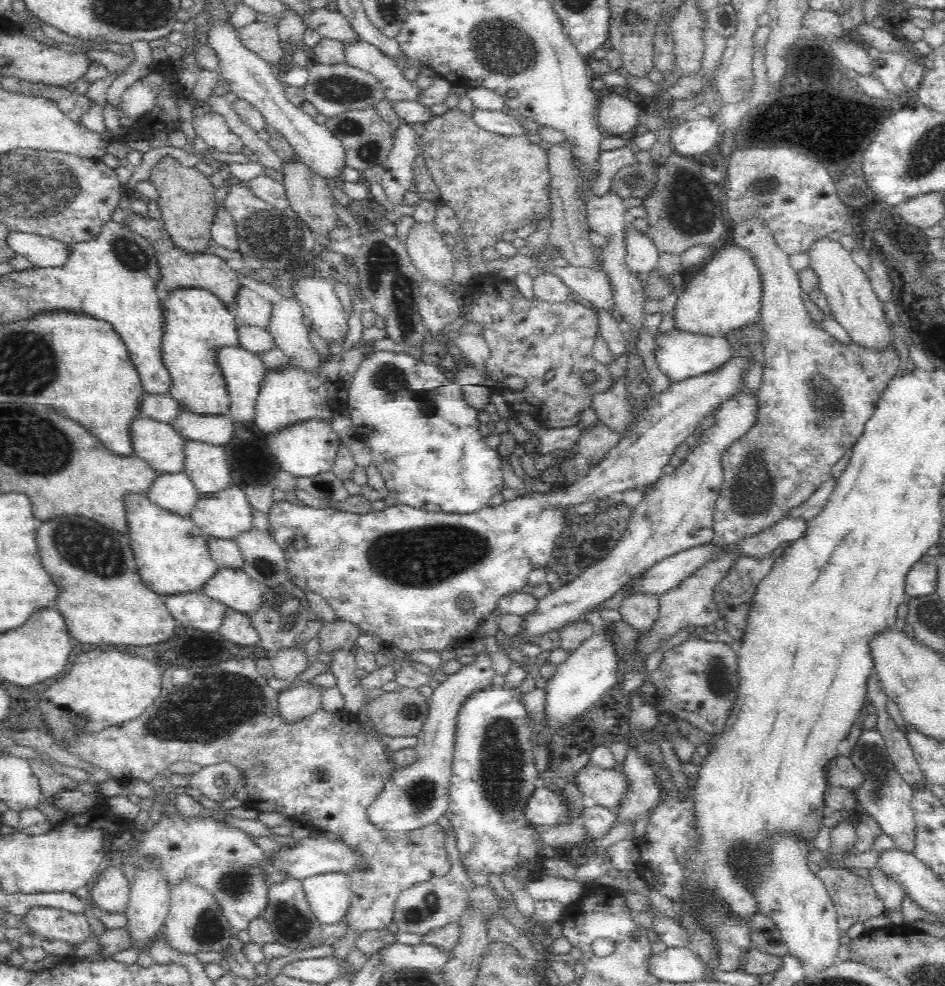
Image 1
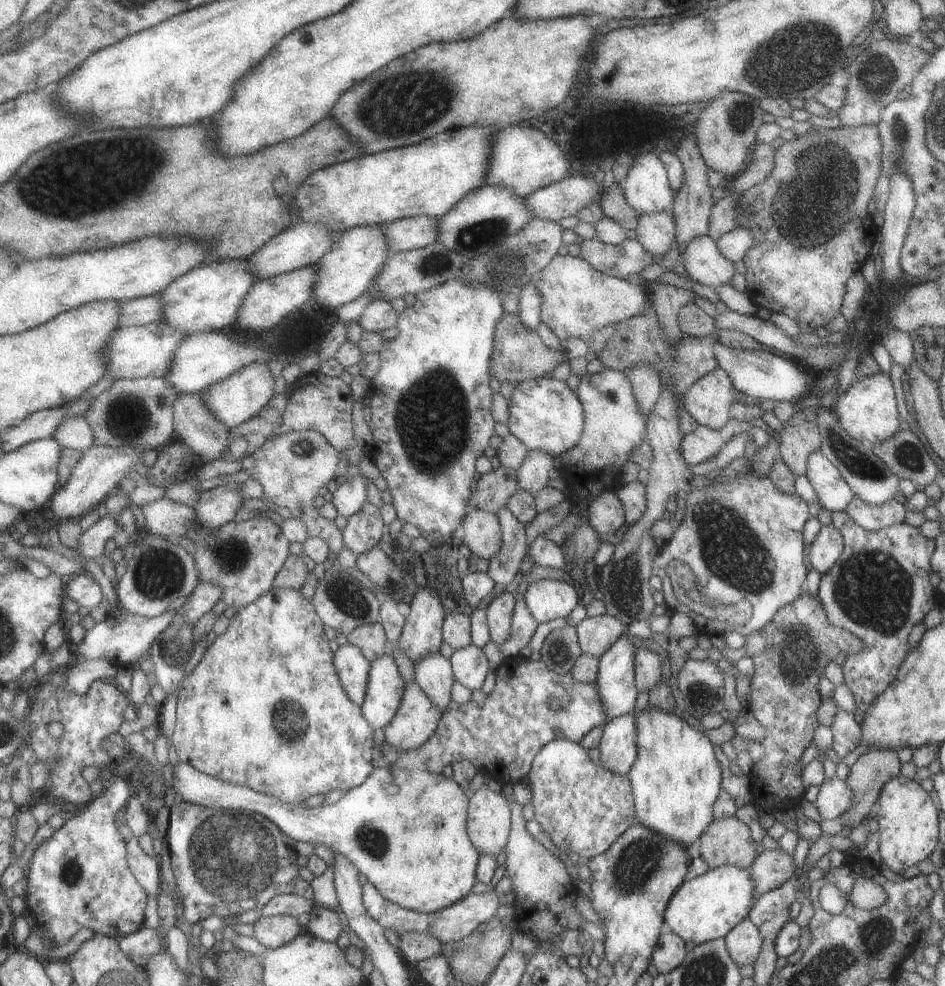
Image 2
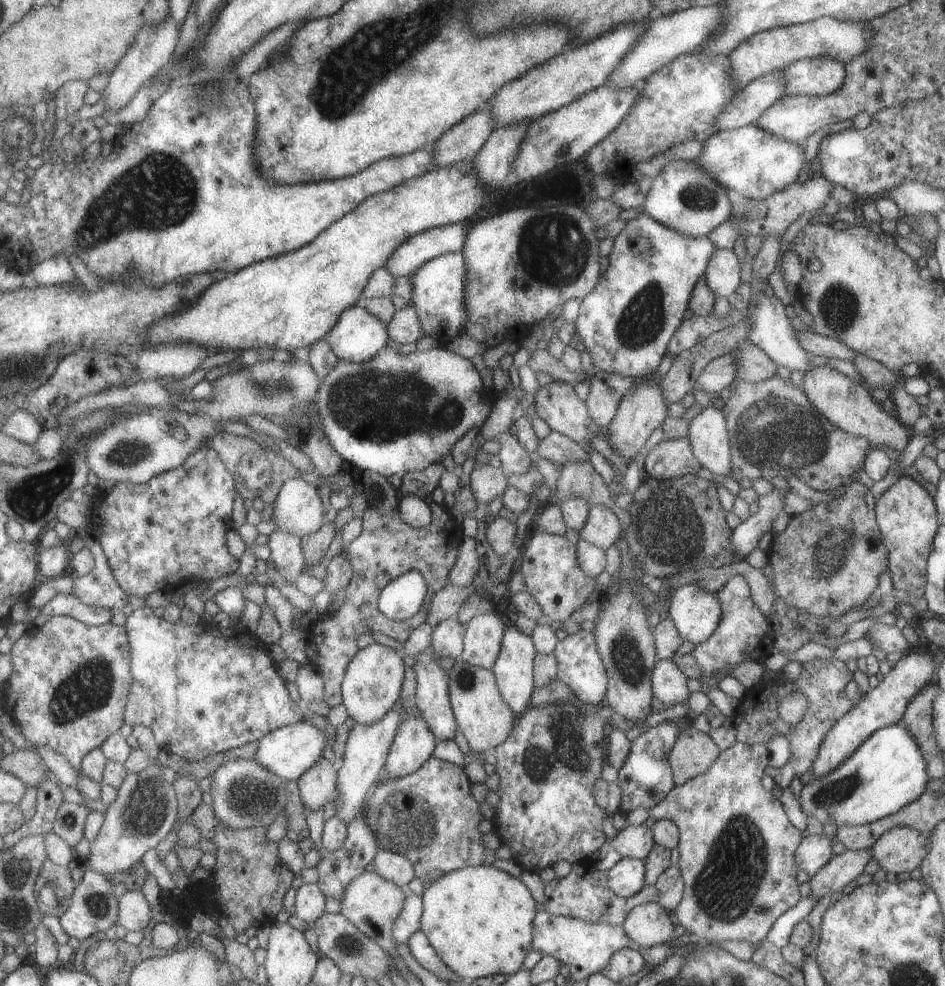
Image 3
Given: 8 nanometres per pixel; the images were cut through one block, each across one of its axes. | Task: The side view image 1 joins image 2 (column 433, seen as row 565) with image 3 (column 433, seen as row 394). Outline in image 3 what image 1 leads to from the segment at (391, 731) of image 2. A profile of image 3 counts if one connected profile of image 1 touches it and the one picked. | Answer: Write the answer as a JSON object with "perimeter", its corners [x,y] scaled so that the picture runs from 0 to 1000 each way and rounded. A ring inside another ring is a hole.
{"perimeter":[[[458,767],[441,783],[400,794],[387,813],[385,828],[393,842],[399,846],[402,862],[430,868],[439,879],[440,889],[449,901],[454,901],[458,895],[483,882],[524,874],[523,862],[515,860],[511,854],[513,844],[508,841],[508,836],[513,828],[509,824],[509,815],[498,803],[499,796],[490,778]]]}

